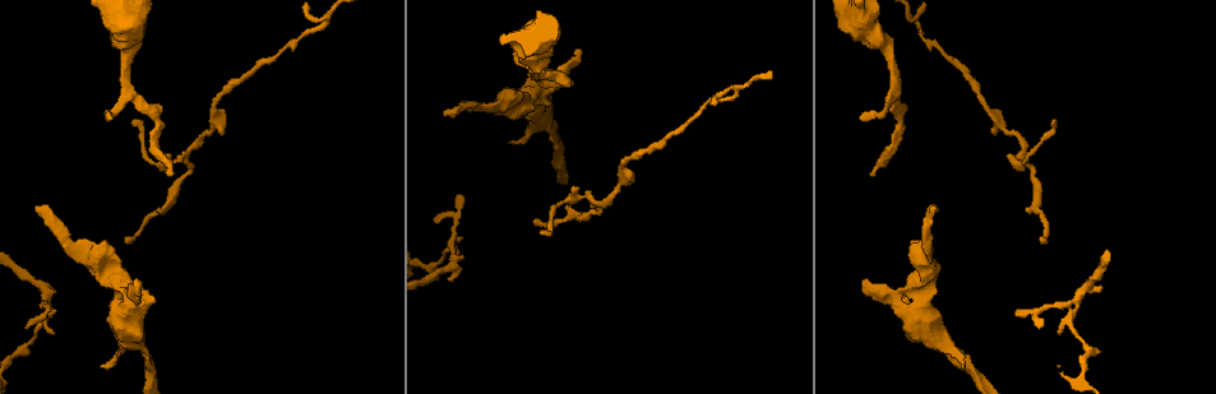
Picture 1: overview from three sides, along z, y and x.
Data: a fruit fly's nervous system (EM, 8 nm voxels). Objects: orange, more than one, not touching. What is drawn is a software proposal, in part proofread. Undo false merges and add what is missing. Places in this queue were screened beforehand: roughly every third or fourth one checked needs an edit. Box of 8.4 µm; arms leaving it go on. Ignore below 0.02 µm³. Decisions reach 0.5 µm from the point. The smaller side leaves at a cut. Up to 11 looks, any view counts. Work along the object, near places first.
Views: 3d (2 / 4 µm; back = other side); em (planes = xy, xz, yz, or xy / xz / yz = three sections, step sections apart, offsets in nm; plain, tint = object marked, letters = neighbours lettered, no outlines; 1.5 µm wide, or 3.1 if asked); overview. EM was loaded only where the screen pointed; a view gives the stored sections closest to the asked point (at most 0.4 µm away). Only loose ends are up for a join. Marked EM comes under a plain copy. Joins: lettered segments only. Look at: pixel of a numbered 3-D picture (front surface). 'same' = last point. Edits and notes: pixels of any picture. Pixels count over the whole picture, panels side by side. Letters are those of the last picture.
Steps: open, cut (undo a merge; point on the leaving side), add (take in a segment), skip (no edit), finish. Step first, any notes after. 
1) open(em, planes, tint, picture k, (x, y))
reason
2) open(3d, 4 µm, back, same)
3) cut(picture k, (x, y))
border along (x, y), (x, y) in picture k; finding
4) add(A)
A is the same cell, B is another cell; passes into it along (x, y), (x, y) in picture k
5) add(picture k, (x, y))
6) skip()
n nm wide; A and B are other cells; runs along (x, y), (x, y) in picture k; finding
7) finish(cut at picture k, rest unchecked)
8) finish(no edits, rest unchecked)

open(3d, 4 µm, back, picture 1, (581, 50))
free end

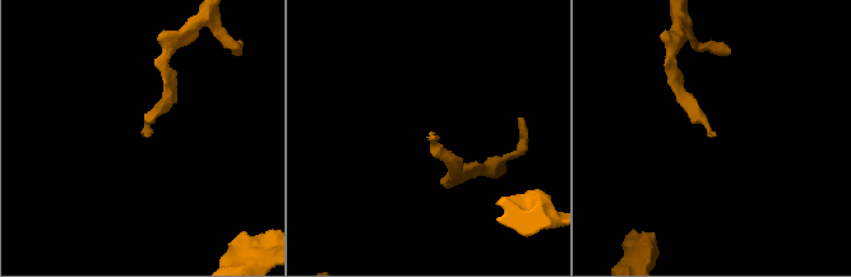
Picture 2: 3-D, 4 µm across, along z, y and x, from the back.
open(em, planes, letters, picture 2, (714, 135))

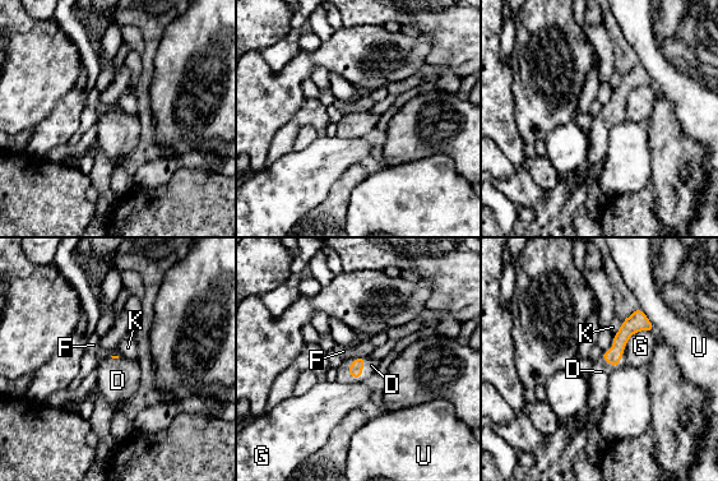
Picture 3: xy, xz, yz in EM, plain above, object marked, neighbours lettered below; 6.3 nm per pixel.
add(picture 3, (371, 365))
D is the same cell, F, G, K and U are other cells; the neuron continues

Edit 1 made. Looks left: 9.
open(em, planes, letters, picture 1, (443, 115))
branch stops here

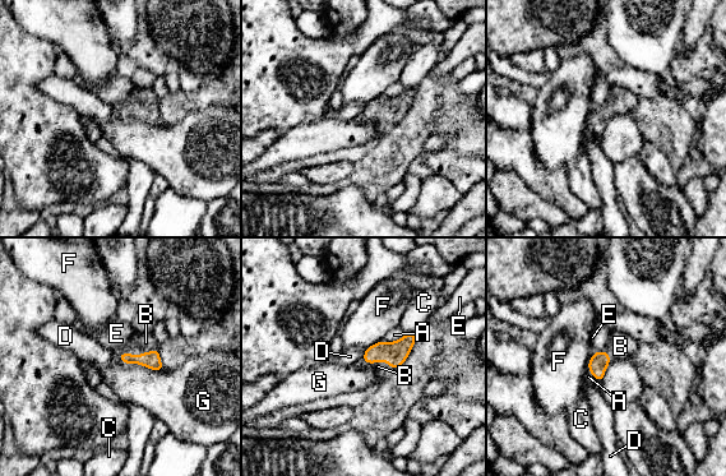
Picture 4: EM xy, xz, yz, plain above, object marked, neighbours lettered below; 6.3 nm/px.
add(picture 4, (146, 342))
B is the same cell, A, C, D, E, F and G are other cells; passes into it along (152, 360), (137, 356), (146, 342) in picture 4; it goes on there

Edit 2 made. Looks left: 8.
open(overview)

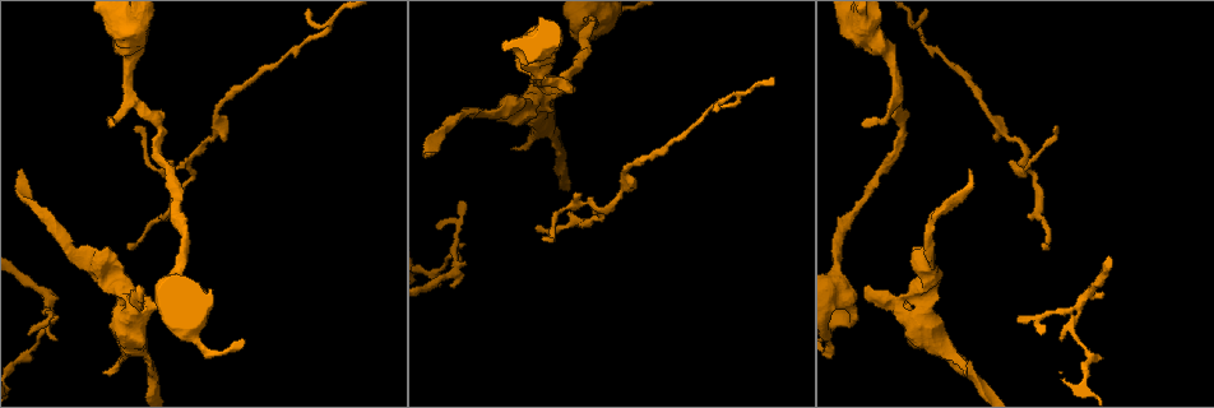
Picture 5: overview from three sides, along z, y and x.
open(em, planes, letters, picture 5, (536, 226))

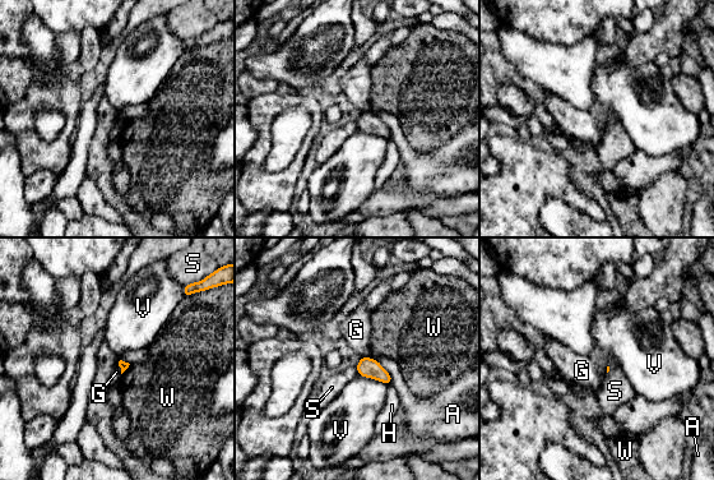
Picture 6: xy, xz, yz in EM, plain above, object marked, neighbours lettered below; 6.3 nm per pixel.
skip()
A, G, H, S, V and W are other cells; border along (357, 373), (386, 384) in picture 6; none of them fits

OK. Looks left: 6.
open(3d, 4 µm, picture 5, (864, 287))
branch stops here

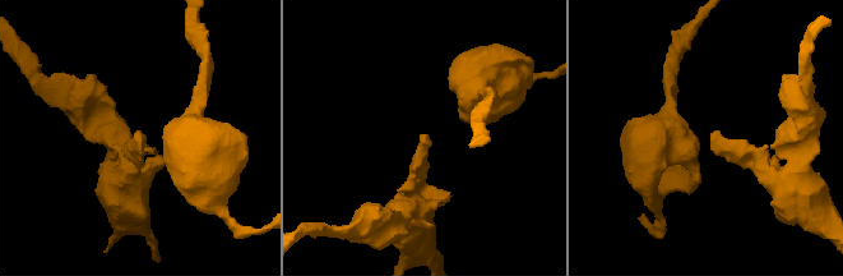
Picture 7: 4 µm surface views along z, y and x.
open(em, planes, letters, picture 7, (140, 137))
shape alone is not enough

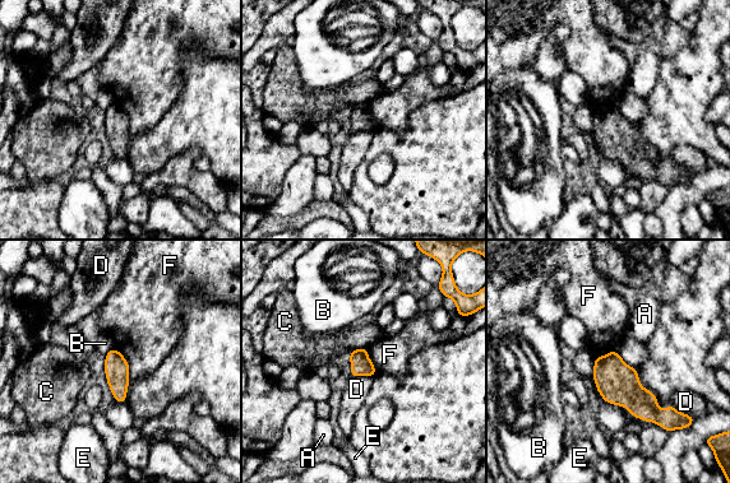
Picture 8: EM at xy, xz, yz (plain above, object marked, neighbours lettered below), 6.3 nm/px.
skip()
F touches over 320 nm; A, B, C, D, E and F are other cells; border along (114, 348), (128, 362), (126, 395) in picture 8; none of them fits

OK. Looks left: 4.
finish(add at picture 3, add at picture 4, rest unchecked)

